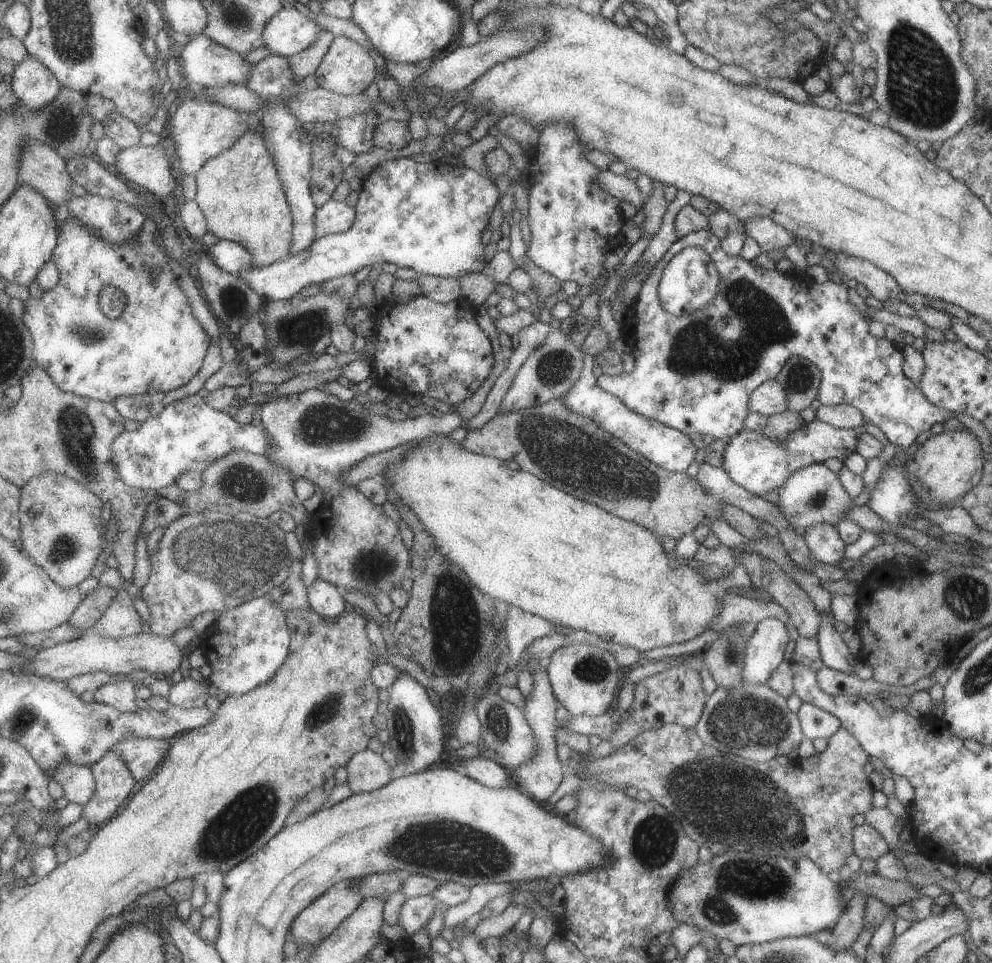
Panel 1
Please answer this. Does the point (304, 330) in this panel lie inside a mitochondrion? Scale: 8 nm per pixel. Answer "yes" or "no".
yes

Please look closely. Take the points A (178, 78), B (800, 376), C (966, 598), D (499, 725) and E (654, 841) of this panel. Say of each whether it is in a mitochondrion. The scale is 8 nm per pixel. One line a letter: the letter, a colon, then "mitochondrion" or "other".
A: other
B: mitochondrion
C: mitochondrion
D: mitochondrion
E: mitochondrion

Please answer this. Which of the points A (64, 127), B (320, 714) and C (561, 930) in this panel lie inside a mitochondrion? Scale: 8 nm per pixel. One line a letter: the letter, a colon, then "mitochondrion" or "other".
A: mitochondrion
B: mitochondrion
C: other

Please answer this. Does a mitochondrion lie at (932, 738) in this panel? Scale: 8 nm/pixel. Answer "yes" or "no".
no

